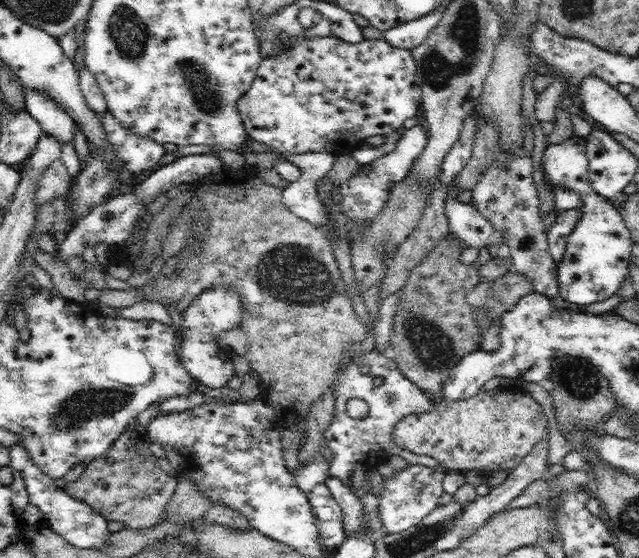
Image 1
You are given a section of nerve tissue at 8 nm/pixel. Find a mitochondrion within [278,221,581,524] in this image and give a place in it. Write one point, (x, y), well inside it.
(435, 349)

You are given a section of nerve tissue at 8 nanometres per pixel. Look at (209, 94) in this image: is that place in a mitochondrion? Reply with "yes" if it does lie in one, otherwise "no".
yes

